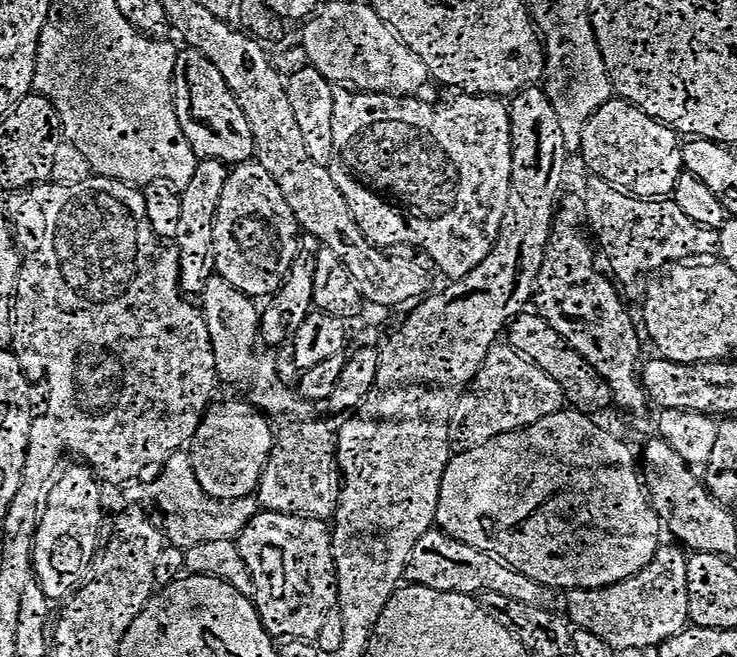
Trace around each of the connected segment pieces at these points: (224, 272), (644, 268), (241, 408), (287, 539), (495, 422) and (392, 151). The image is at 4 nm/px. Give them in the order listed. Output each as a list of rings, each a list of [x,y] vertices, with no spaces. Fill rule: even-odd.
[[[249,162],[247,164],[237,164],[228,173],[228,181],[226,182],[226,190],[222,190],[222,202],[218,204],[218,214],[216,215],[216,225],[214,226],[214,254],[216,255],[216,272],[222,278],[226,280],[231,286],[234,286],[241,291],[242,294],[251,298],[270,298],[270,290],[279,292],[284,287],[282,282],[282,274],[286,274],[286,268],[295,268],[296,256],[294,255],[294,228],[301,228],[300,226],[294,226],[294,222],[290,222],[289,210],[286,210],[284,214],[280,214],[278,218],[276,216],[268,216],[272,218],[272,224],[276,226],[274,232],[278,234],[280,242],[276,242],[276,254],[274,254],[274,260],[270,264],[262,264],[262,266],[252,266],[250,262],[240,262],[240,258],[230,258],[228,254],[228,248],[226,248],[226,242],[230,238],[230,234],[236,230],[236,222],[244,216],[252,216],[252,212],[256,210],[256,214],[266,214],[266,206],[278,206],[276,202],[276,196],[280,196],[282,190],[278,186],[278,182],[274,182],[274,178],[270,174],[270,170],[266,170],[266,166],[262,166],[259,162]]]
[[[592,178],[589,181],[584,201],[590,232],[602,252],[604,247],[604,252],[608,255],[611,275],[625,289],[634,287],[643,276],[651,277],[669,266],[717,255],[720,246],[719,231],[693,222],[682,211],[682,206],[676,204],[675,199],[642,200],[615,188],[605,180]]]
[[[228,400],[225,404],[213,402],[202,418],[190,445],[194,472],[210,498],[237,500],[253,495],[259,489],[260,479],[268,459],[272,457],[274,428],[268,416],[243,400]]]
[[[261,510],[238,537],[240,553],[256,587],[256,610],[274,638],[315,641],[337,611],[332,534],[333,529],[323,520]]]
[[[507,342],[496,343],[490,354],[486,354],[486,362],[474,381],[475,392],[476,421],[472,424],[472,432],[480,442],[534,426],[534,422],[550,418],[566,404],[562,386],[537,364],[531,364],[521,352],[515,352]]]
[[[340,86],[335,89],[334,98],[334,145],[335,155],[340,155],[340,164],[348,172],[335,173],[336,185],[342,190],[358,226],[364,231],[365,238],[377,248],[393,250],[399,244],[409,244],[412,248],[421,248],[442,271],[455,282],[470,274],[487,256],[500,236],[506,218],[506,210],[510,202],[510,178],[512,177],[512,123],[508,113],[509,105],[495,96],[453,95],[453,100],[445,104],[427,104],[419,100],[419,95],[397,96],[387,92],[361,92]]]

